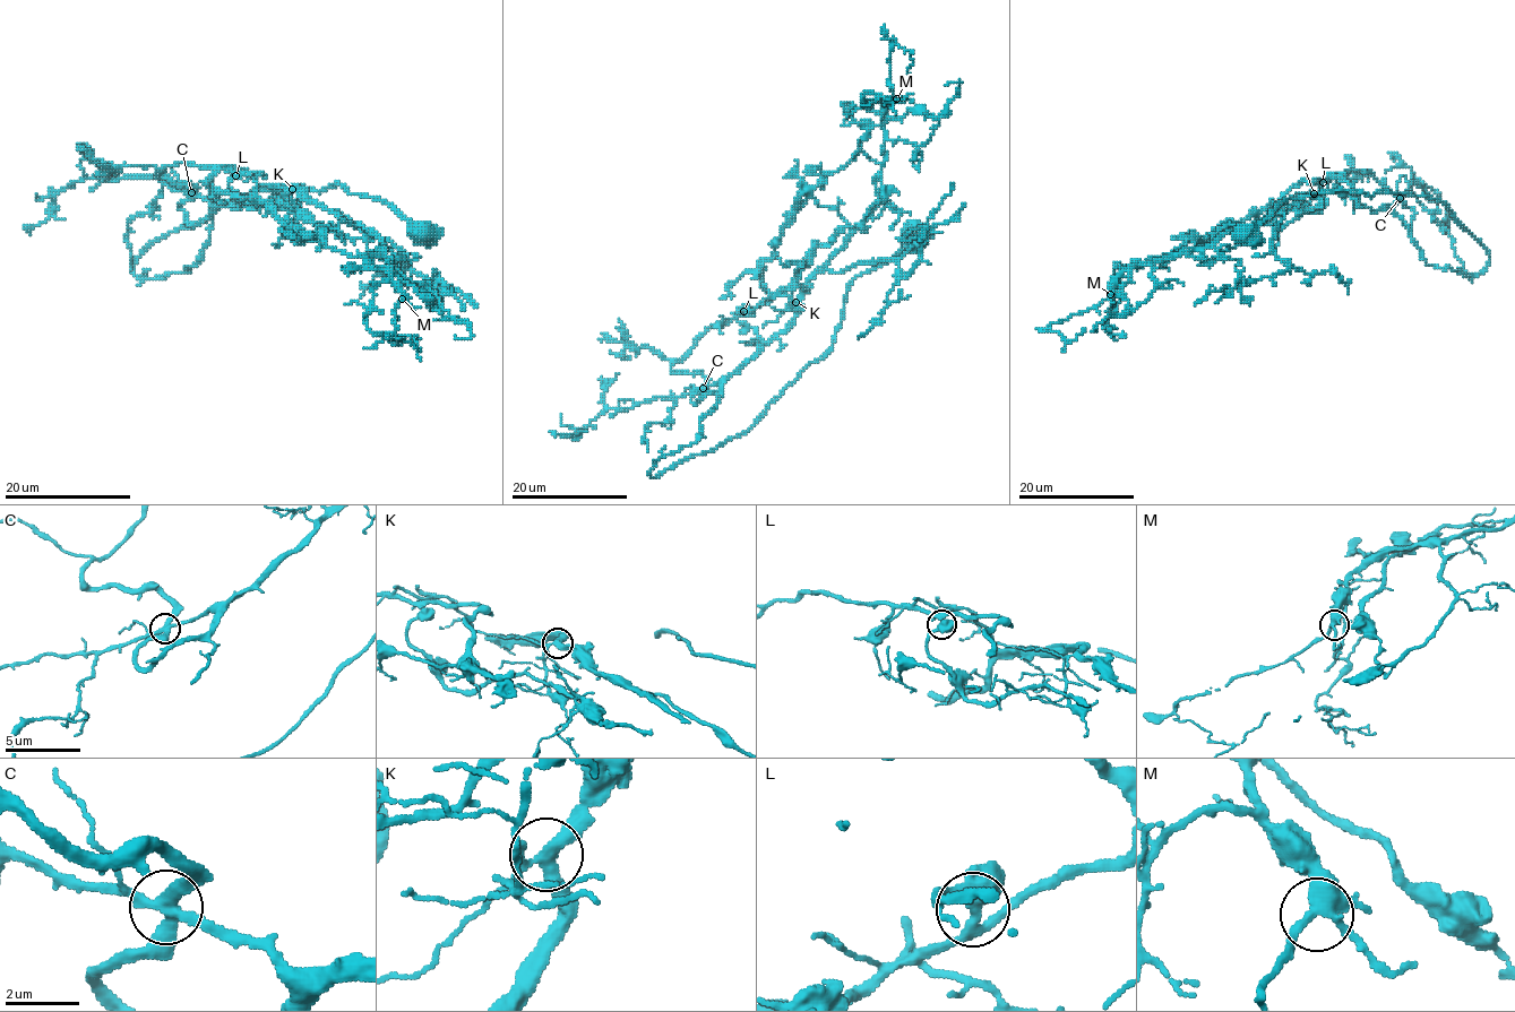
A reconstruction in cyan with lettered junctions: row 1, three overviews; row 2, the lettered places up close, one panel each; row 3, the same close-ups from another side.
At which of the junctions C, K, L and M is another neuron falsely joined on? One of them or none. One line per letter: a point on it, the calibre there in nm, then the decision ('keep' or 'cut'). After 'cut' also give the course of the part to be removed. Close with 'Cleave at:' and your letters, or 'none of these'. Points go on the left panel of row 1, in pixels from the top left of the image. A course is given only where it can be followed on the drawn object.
C: (191, 192) | 340 nm | keep
K: (292, 189) | 320 nm | keep
L: (235, 175) | 400 nm | keep
M: (402, 299) | 360 nm | keep
Cleave at: none of these

